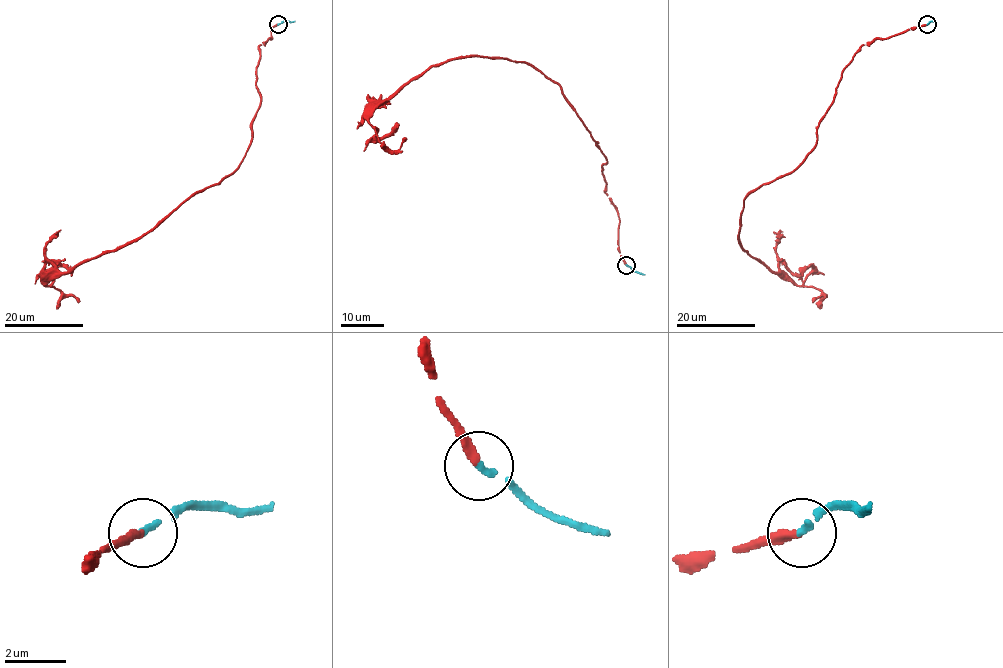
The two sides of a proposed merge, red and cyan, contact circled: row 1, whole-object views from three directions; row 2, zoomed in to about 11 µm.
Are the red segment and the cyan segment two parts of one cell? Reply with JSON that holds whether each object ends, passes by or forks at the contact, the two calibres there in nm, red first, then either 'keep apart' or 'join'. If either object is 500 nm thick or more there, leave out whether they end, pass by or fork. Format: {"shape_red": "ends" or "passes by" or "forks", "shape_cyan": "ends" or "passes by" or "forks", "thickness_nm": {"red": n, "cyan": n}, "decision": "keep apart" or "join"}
{"shape_red": "ends", "shape_cyan": "ends", "thickness_nm": {"red": 280, "cyan": 200}, "decision": "join"}

